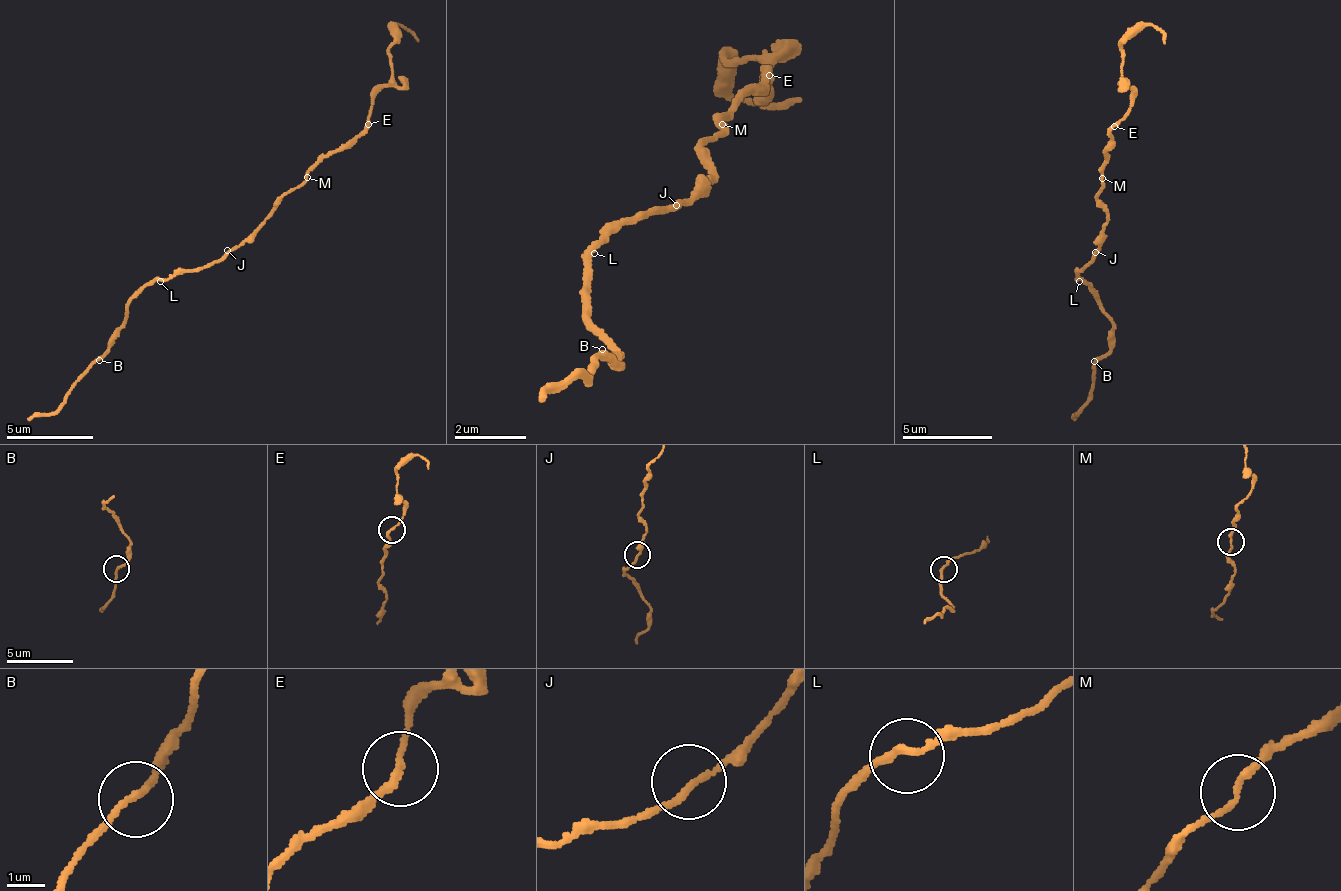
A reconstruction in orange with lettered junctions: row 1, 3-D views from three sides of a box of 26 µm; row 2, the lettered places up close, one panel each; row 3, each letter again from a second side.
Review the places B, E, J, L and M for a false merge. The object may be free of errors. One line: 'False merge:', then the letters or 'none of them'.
False merge: none of them

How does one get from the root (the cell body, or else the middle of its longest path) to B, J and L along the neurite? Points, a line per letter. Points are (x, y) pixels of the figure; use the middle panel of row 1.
B: (696, 185), (687, 204), (603, 225), (587, 318), (618, 346), (611, 366), (602, 349)
J: (696, 185), (693, 185), (687, 204), (676, 205)
L: (696, 185), (693, 185), (687, 204), (663, 205), (660, 215), (618, 216), (611, 225), (603, 225), (594, 253)

